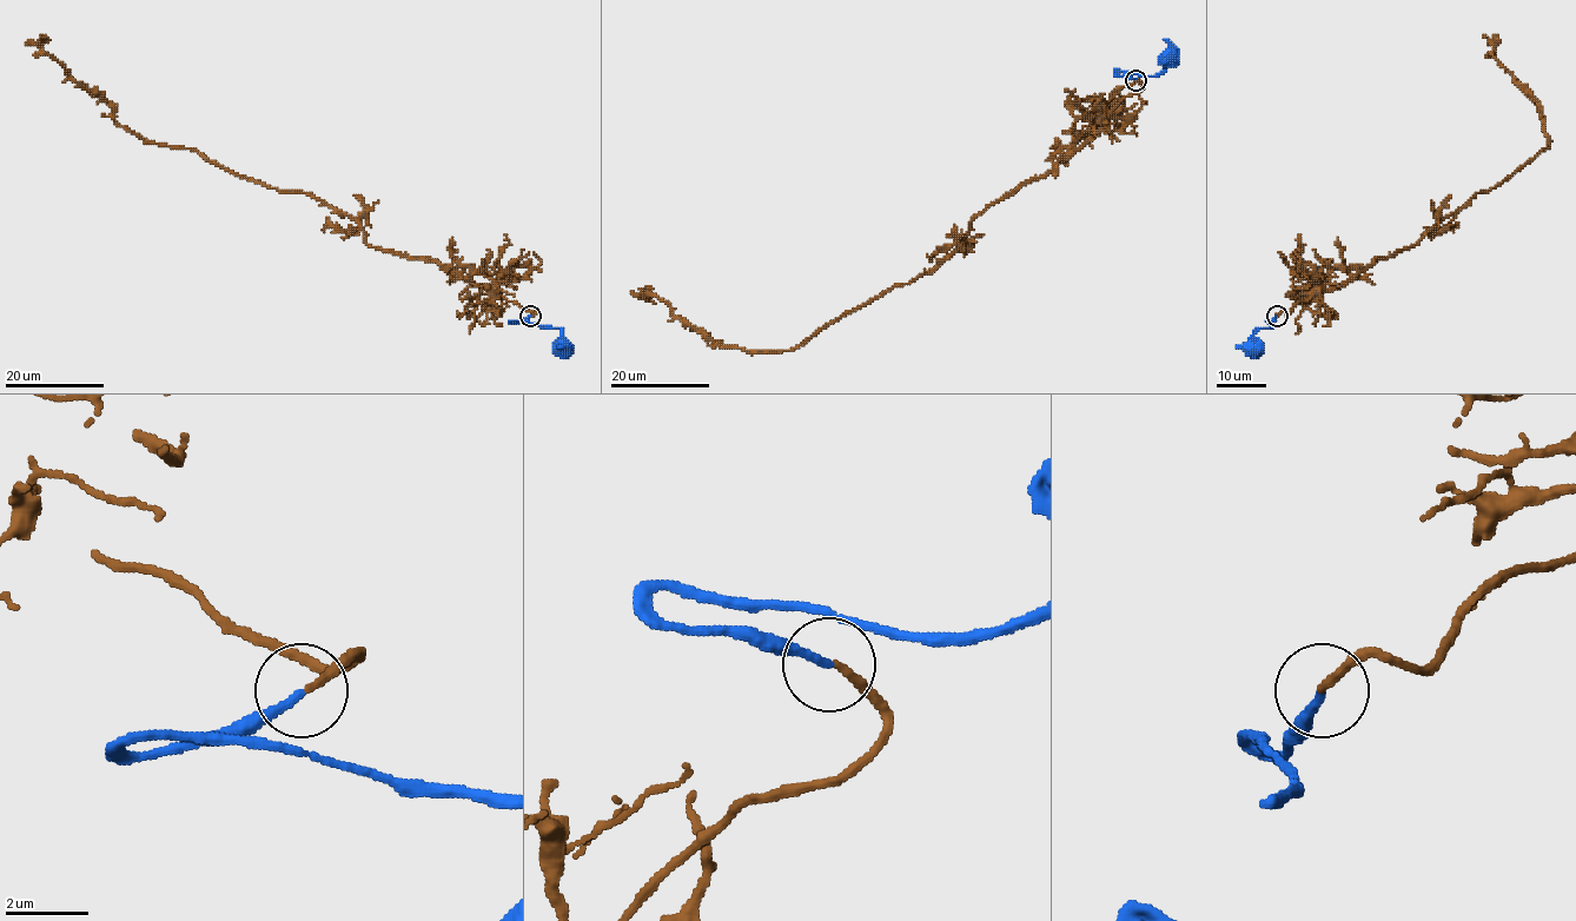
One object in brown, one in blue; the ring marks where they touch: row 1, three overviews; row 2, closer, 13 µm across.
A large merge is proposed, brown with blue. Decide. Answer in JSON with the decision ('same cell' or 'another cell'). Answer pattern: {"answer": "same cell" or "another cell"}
{"answer": "same cell"}

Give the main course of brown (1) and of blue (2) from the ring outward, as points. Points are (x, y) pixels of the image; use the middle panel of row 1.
1: (1137, 79), (1143, 87), (1084, 143), (991, 203), (933, 267), (798, 345), (722, 348), (647, 297), (654, 287)
2: (1136, 79), (1114, 72), (1159, 74), (1166, 55), (1167, 61)

